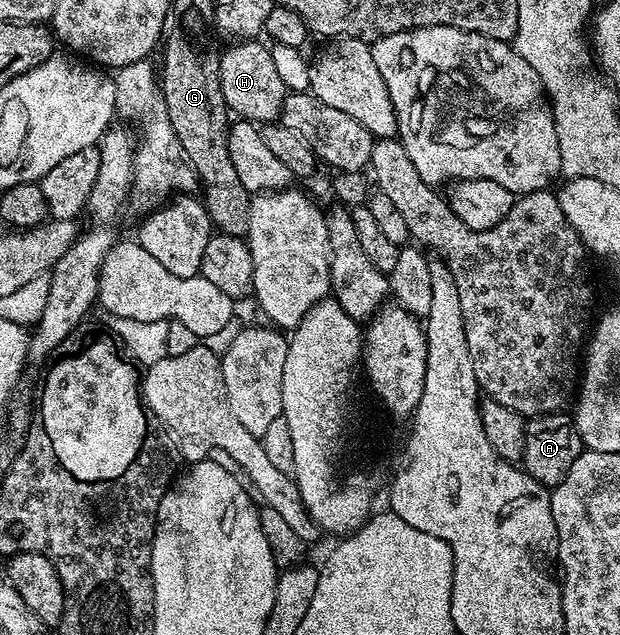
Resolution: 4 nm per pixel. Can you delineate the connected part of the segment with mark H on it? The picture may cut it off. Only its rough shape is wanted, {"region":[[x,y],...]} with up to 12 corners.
{"region":[[256,38],[220,52],[229,113],[280,120],[286,89]]}

